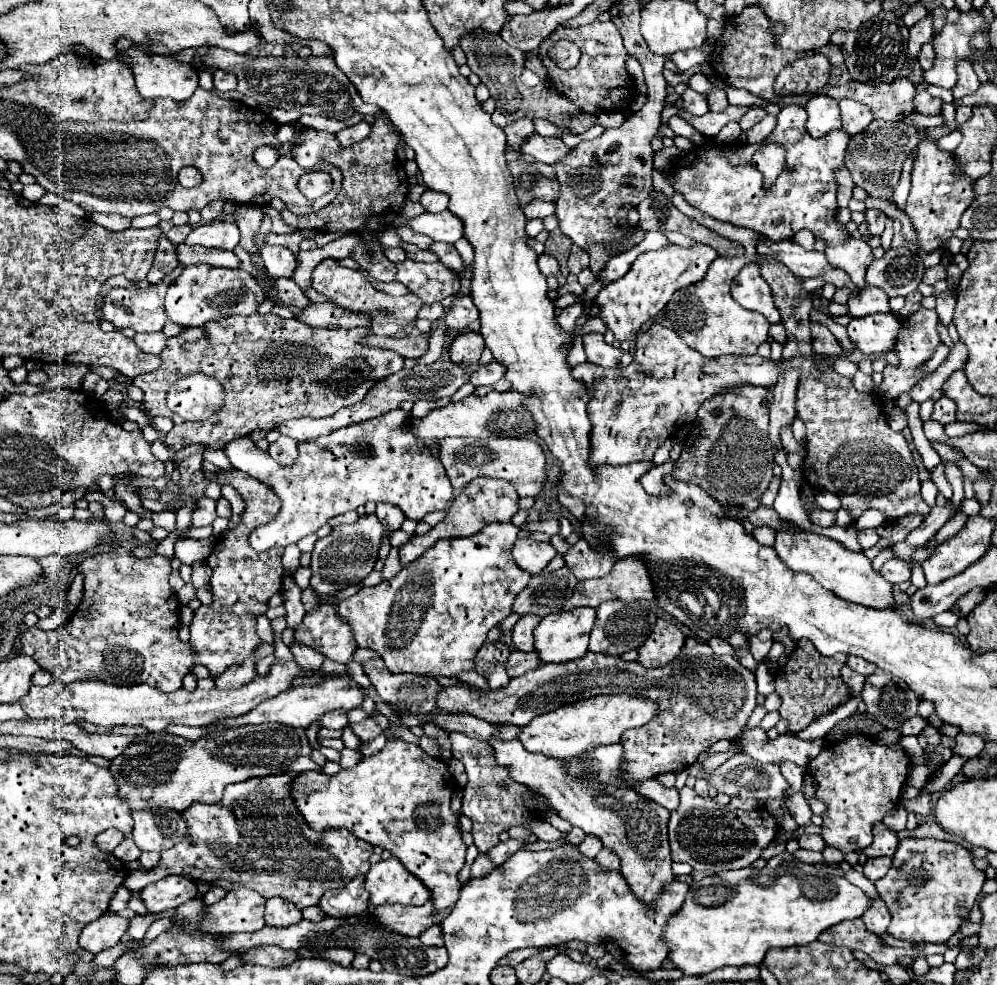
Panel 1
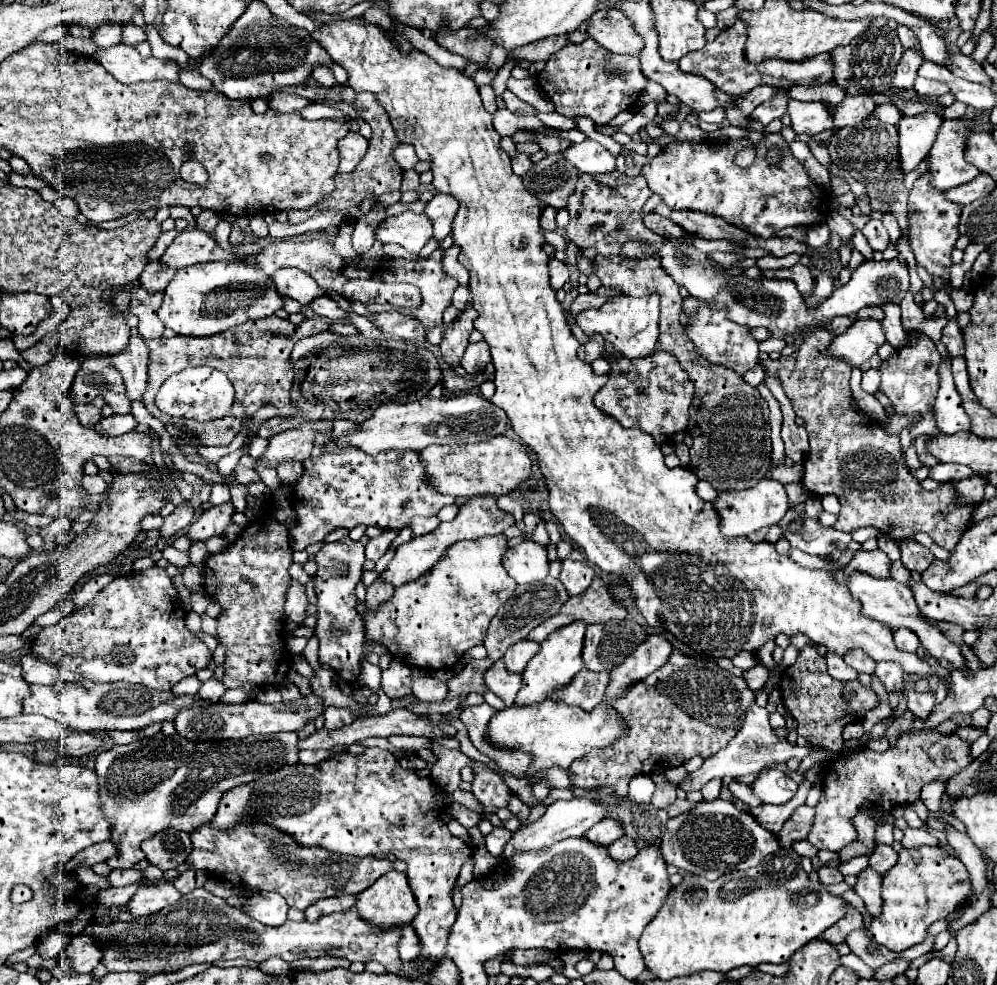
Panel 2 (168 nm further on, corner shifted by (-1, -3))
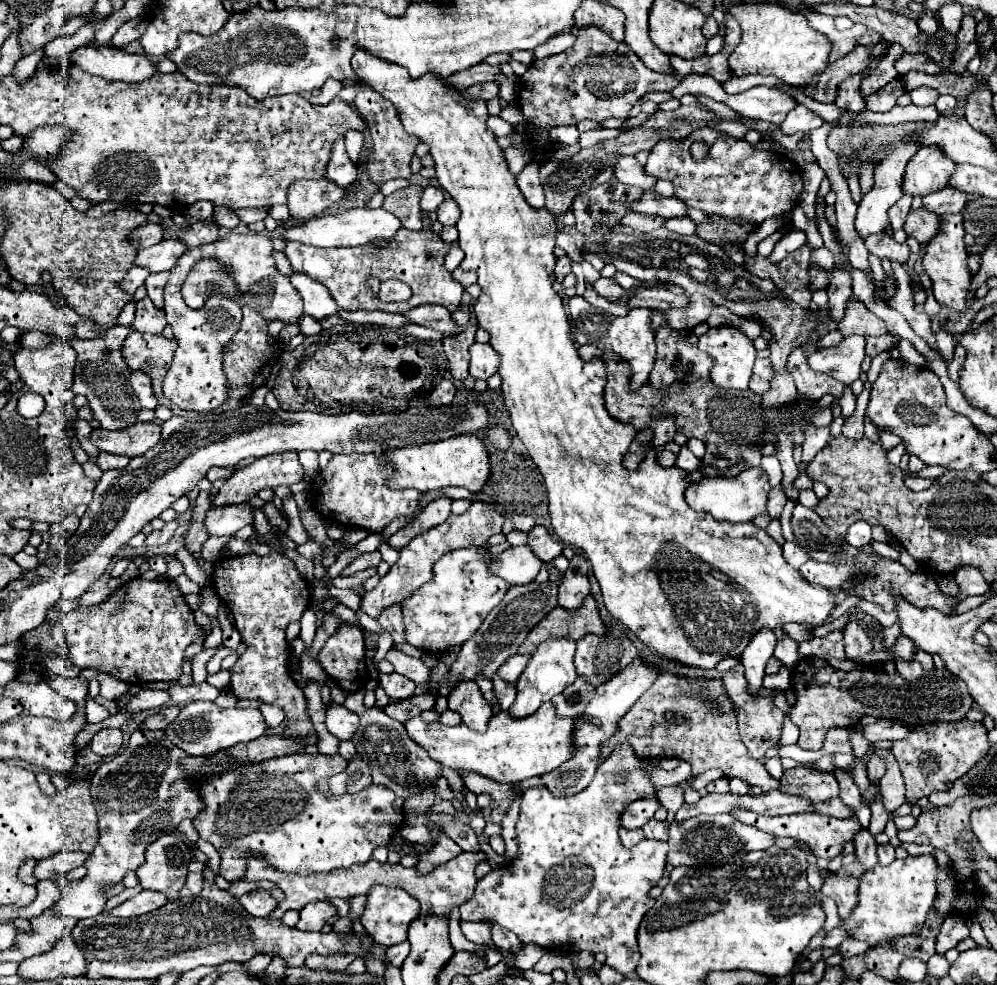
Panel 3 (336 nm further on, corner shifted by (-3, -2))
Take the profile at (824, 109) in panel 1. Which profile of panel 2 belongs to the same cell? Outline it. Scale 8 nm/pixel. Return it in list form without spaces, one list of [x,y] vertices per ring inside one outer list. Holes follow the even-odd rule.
[[[790,98],[788,114],[792,118],[792,128],[798,134],[816,136],[834,126],[834,116],[824,102],[800,102]]]

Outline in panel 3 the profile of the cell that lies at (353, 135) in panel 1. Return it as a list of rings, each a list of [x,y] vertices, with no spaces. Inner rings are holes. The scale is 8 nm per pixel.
[[[338,139],[334,143],[334,149],[332,149],[332,157],[328,161],[328,169],[326,169],[326,175],[324,175],[328,181],[334,181],[336,185],[340,185],[342,189],[350,187],[356,177],[358,177],[358,171],[356,171],[356,165],[350,161],[348,153],[346,153],[346,147],[344,147],[344,139]]]

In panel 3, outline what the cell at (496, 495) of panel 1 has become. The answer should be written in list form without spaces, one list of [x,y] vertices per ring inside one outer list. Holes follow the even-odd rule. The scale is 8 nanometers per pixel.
[[[474,501],[464,515],[450,515],[444,523],[432,527],[430,531],[416,535],[408,545],[404,545],[400,549],[398,561],[380,579],[380,583],[372,591],[366,591],[360,597],[360,611],[370,615],[372,619],[378,619],[384,609],[388,609],[392,605],[402,605],[418,587],[432,581],[432,577],[434,577],[432,567],[444,553],[448,553],[452,549],[460,549],[460,547],[484,547],[486,541],[494,533],[502,531],[502,523],[504,523],[504,517],[496,511],[494,505]]]

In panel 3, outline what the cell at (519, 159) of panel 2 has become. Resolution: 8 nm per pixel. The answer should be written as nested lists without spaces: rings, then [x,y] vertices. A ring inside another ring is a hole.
[[[530,163],[526,165],[526,169],[516,177],[518,187],[522,191],[522,195],[528,199],[528,203],[532,207],[544,207],[546,199],[544,199],[544,187],[538,179],[538,165]]]

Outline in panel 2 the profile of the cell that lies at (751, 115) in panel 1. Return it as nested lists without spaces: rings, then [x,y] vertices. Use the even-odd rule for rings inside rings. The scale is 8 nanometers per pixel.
[[[780,90],[780,94],[764,104],[760,104],[754,112],[752,112],[752,120],[760,122],[760,124],[770,124],[776,118],[782,118],[782,114],[786,112],[786,102],[788,98],[784,96],[784,90]]]

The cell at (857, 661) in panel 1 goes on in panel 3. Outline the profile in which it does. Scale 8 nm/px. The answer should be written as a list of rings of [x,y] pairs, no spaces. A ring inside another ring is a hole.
[[[848,621],[848,625],[844,627],[844,651],[850,659],[872,651],[872,641],[858,621]]]

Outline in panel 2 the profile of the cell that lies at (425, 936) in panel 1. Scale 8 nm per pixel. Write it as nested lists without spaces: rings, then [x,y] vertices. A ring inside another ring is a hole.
[[[406,926],[404,928],[404,936],[400,940],[398,952],[400,952],[400,958],[404,958],[404,960],[414,960],[418,956],[420,944],[418,944],[418,936],[414,936],[412,926]]]

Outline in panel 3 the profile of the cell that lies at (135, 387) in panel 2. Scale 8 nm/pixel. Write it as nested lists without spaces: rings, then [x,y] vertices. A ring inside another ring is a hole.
[[[136,371],[136,373],[132,373],[130,383],[132,383],[132,389],[134,389],[134,393],[138,395],[142,407],[144,407],[144,409],[156,409],[158,399],[154,397],[150,377],[148,377],[146,373],[142,373],[142,371]]]

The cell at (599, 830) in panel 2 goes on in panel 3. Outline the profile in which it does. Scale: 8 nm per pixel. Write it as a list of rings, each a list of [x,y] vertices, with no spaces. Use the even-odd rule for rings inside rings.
[[[652,797],[652,799],[640,799],[640,801],[634,801],[626,807],[622,819],[620,819],[620,827],[626,827],[626,829],[640,829],[642,825],[646,825],[656,809],[660,807],[660,801],[658,797]]]

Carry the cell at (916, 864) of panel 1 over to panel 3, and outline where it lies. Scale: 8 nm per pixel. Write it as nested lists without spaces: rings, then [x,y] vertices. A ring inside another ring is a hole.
[[[930,855],[896,859],[892,865],[868,869],[860,877],[858,903],[854,905],[850,917],[840,921],[848,937],[878,945],[882,941],[894,941],[894,937],[918,933],[920,925],[926,921],[928,909],[936,897],[936,859]]]

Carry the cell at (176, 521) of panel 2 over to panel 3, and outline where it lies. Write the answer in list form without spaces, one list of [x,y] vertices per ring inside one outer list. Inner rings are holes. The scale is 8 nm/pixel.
[[[170,521],[170,523],[166,523],[160,531],[152,531],[152,533],[148,535],[146,541],[144,541],[144,545],[148,545],[148,547],[160,547],[160,545],[168,543],[168,541],[172,539],[176,527],[178,527],[178,521]]]

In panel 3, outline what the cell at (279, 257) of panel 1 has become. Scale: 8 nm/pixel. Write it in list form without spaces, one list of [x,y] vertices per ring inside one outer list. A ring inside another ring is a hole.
[[[294,273],[290,277],[290,281],[300,291],[302,299],[304,299],[304,311],[310,317],[314,317],[316,321],[322,321],[322,319],[338,313],[338,305],[332,299],[330,291],[324,289],[324,285],[320,285],[318,281],[312,281],[312,277],[308,277],[304,273]]]

